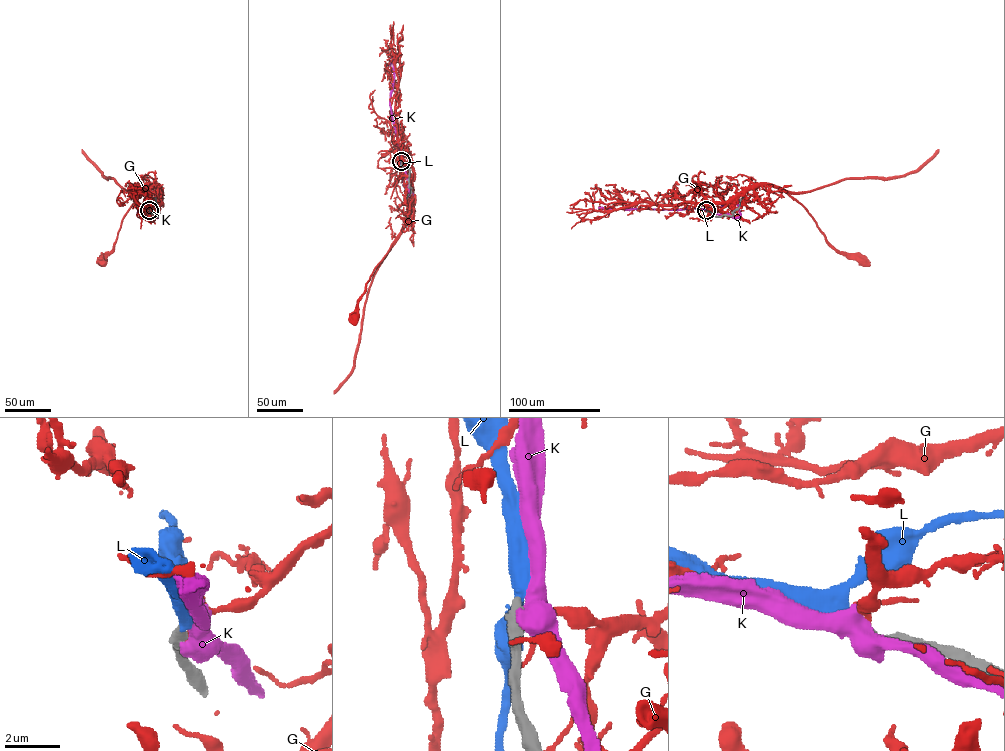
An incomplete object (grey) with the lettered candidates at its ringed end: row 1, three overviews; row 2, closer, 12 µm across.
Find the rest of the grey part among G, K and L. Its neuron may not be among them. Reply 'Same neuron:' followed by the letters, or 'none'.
Same neuron: L

